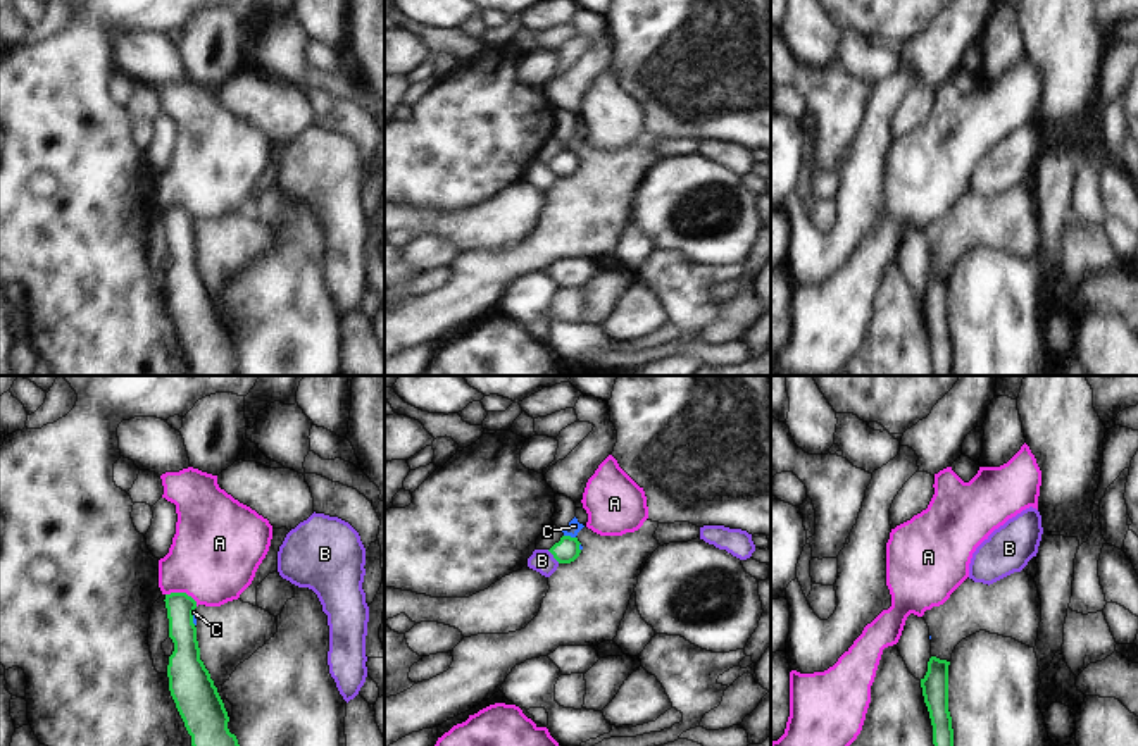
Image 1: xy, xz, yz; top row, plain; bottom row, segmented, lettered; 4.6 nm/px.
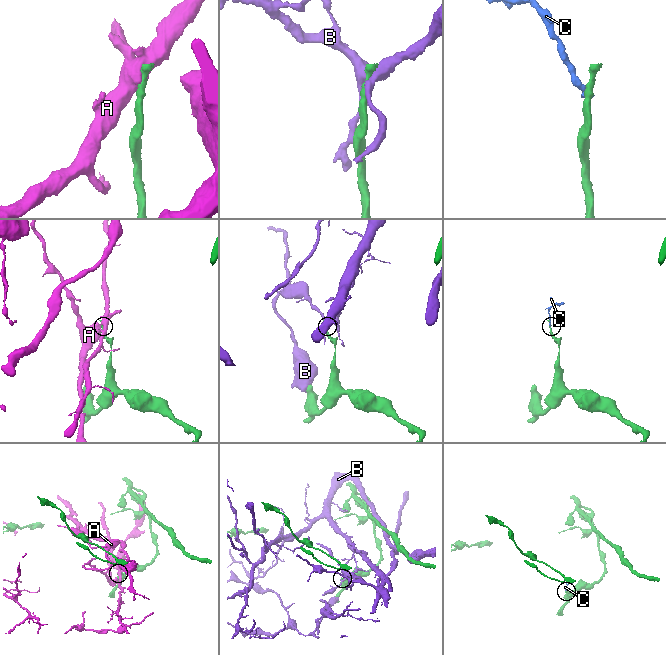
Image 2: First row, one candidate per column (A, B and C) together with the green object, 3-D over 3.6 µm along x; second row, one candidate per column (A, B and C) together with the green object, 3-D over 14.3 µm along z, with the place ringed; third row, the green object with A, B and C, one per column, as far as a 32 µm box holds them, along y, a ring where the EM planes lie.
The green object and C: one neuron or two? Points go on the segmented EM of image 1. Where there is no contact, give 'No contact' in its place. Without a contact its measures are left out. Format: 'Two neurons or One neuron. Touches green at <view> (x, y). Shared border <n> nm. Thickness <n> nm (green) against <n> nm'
Two neurons. Touches green at xz (569, 536). Shared border 60 nm. Thickness 110 nm (green) against 60 nm.

